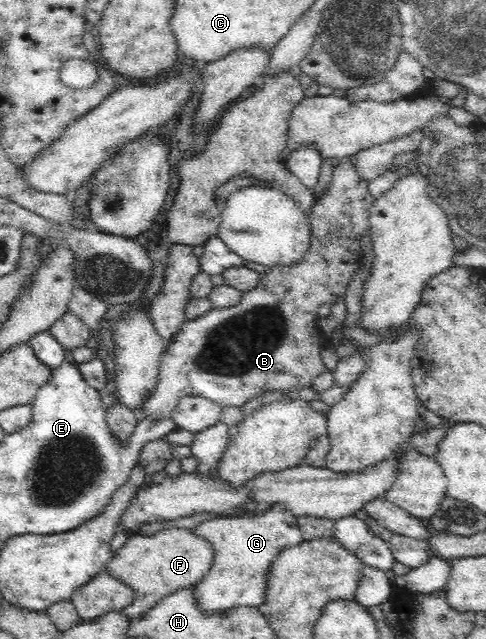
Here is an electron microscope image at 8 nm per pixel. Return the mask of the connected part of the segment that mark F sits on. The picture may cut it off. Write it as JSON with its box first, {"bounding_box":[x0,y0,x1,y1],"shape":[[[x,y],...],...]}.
{"bounding_box":[105,527,213,621],"shape":[[[171,527],[156,534],[130,535],[126,544],[113,553],[105,570],[134,589],[133,601],[121,610],[133,621],[152,610],[162,598],[201,582],[212,566],[213,556],[213,544],[185,527]]]}

